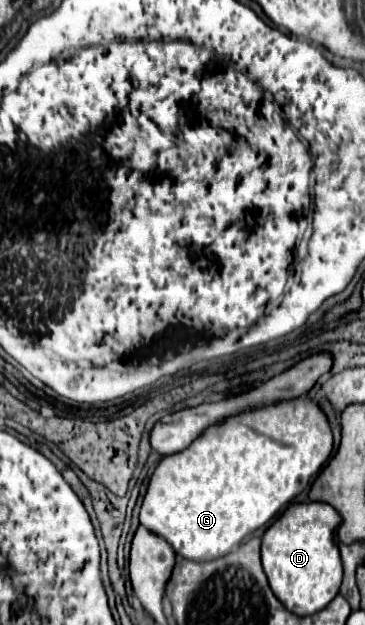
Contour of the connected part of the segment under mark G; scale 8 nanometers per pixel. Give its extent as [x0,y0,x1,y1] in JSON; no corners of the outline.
[140,397,332,563]

